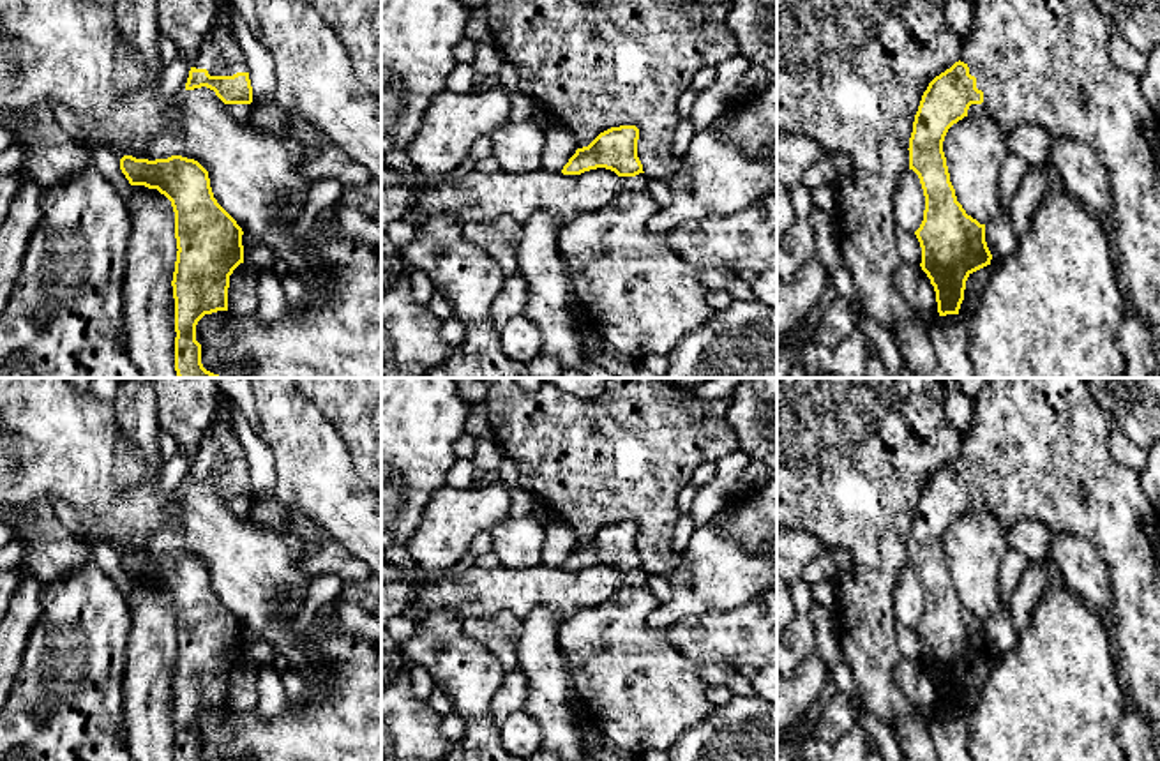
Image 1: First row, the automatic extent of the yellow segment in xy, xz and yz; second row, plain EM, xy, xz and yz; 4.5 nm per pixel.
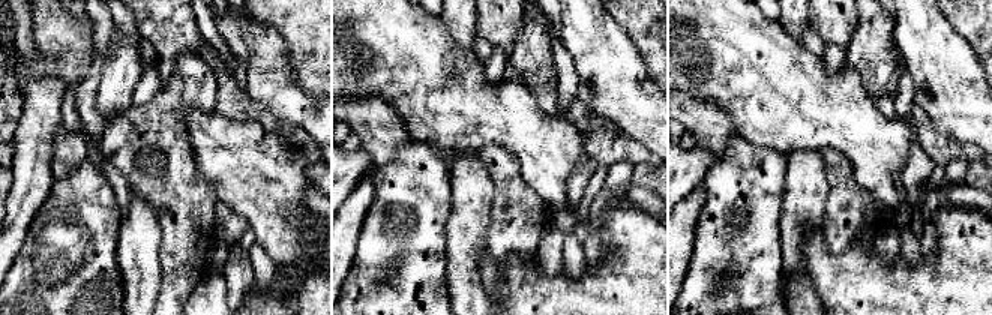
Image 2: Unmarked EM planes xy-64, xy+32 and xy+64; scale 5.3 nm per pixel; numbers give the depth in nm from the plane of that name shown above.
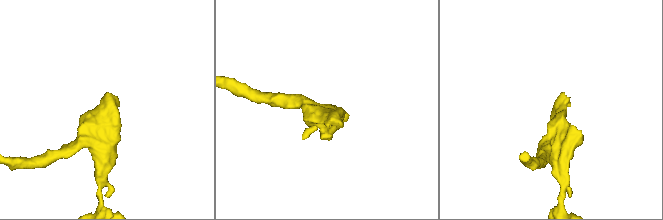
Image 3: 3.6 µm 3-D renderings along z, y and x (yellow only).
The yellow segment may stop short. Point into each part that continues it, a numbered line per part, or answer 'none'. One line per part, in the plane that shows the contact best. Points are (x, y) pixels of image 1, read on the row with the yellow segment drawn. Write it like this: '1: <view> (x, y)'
1: yz (1047, 62)

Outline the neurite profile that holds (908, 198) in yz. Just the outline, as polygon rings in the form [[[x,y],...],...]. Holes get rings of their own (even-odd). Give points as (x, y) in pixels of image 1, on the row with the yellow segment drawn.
[[[913,170],[904,171],[893,191],[893,215],[897,230],[915,233],[925,210],[925,196],[918,175]]]

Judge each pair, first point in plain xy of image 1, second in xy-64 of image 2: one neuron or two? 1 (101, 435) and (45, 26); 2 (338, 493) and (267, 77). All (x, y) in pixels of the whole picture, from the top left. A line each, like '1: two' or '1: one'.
1: one
2: one

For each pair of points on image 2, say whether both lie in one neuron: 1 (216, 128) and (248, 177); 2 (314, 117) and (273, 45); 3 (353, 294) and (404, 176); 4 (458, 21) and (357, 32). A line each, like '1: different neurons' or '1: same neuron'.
1: same neuron
2: same neuron
3: same neuron
4: different neurons

